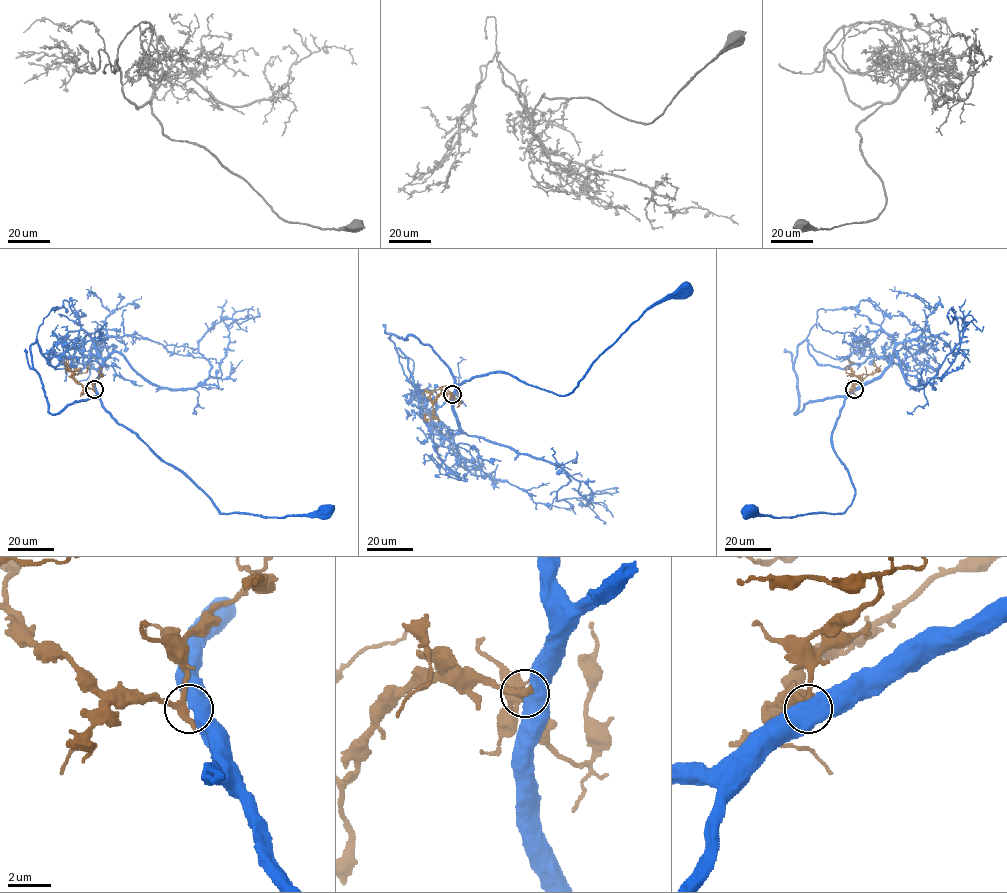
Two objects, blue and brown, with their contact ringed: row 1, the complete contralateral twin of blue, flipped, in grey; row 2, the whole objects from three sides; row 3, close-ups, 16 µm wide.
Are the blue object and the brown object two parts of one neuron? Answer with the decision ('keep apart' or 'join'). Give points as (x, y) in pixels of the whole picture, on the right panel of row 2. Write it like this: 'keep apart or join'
keep apart

